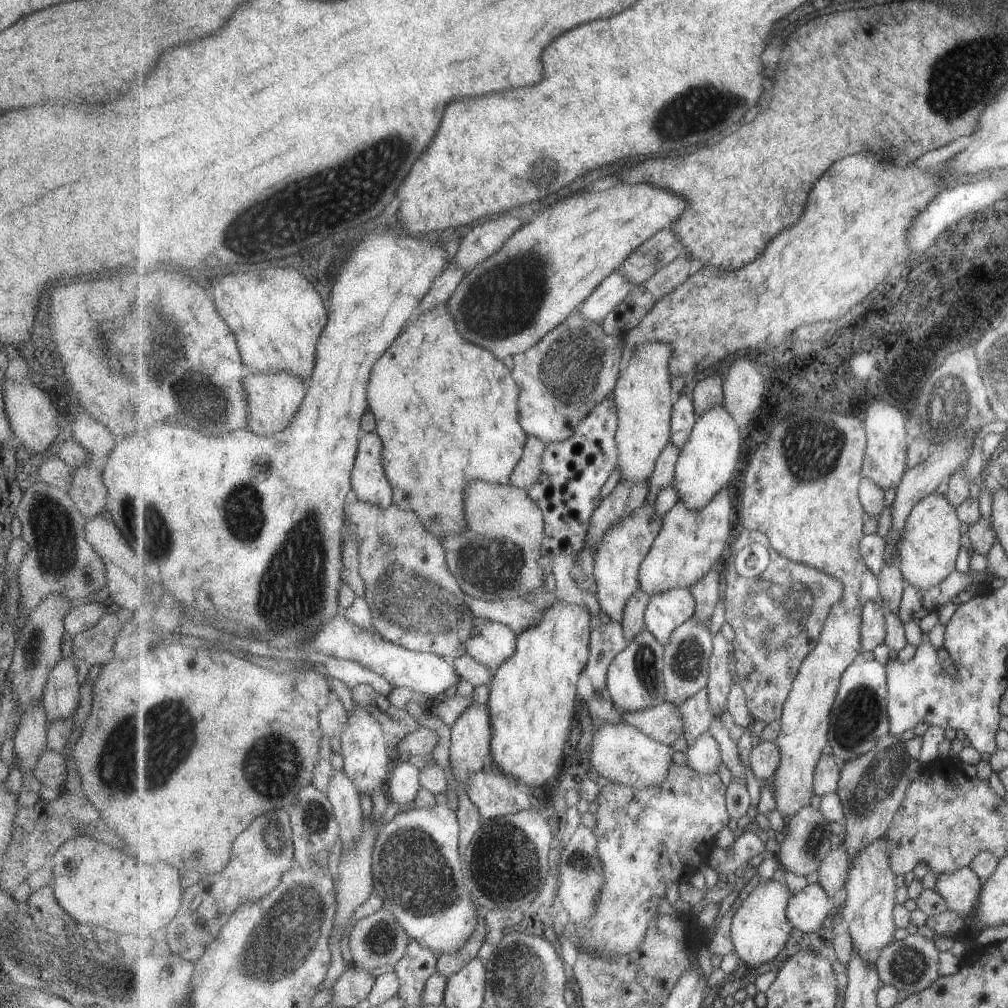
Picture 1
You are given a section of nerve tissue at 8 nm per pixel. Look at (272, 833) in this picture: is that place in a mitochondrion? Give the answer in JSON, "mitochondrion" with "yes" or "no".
{"mitochondrion":"yes"}

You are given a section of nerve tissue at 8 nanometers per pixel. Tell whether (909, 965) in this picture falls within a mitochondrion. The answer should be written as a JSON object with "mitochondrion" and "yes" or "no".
{"mitochondrion":"yes"}

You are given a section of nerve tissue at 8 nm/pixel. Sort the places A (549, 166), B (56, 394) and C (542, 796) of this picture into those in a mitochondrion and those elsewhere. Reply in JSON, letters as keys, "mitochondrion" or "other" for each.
{"A":"mitochondrion","B":"other","C":"other"}

